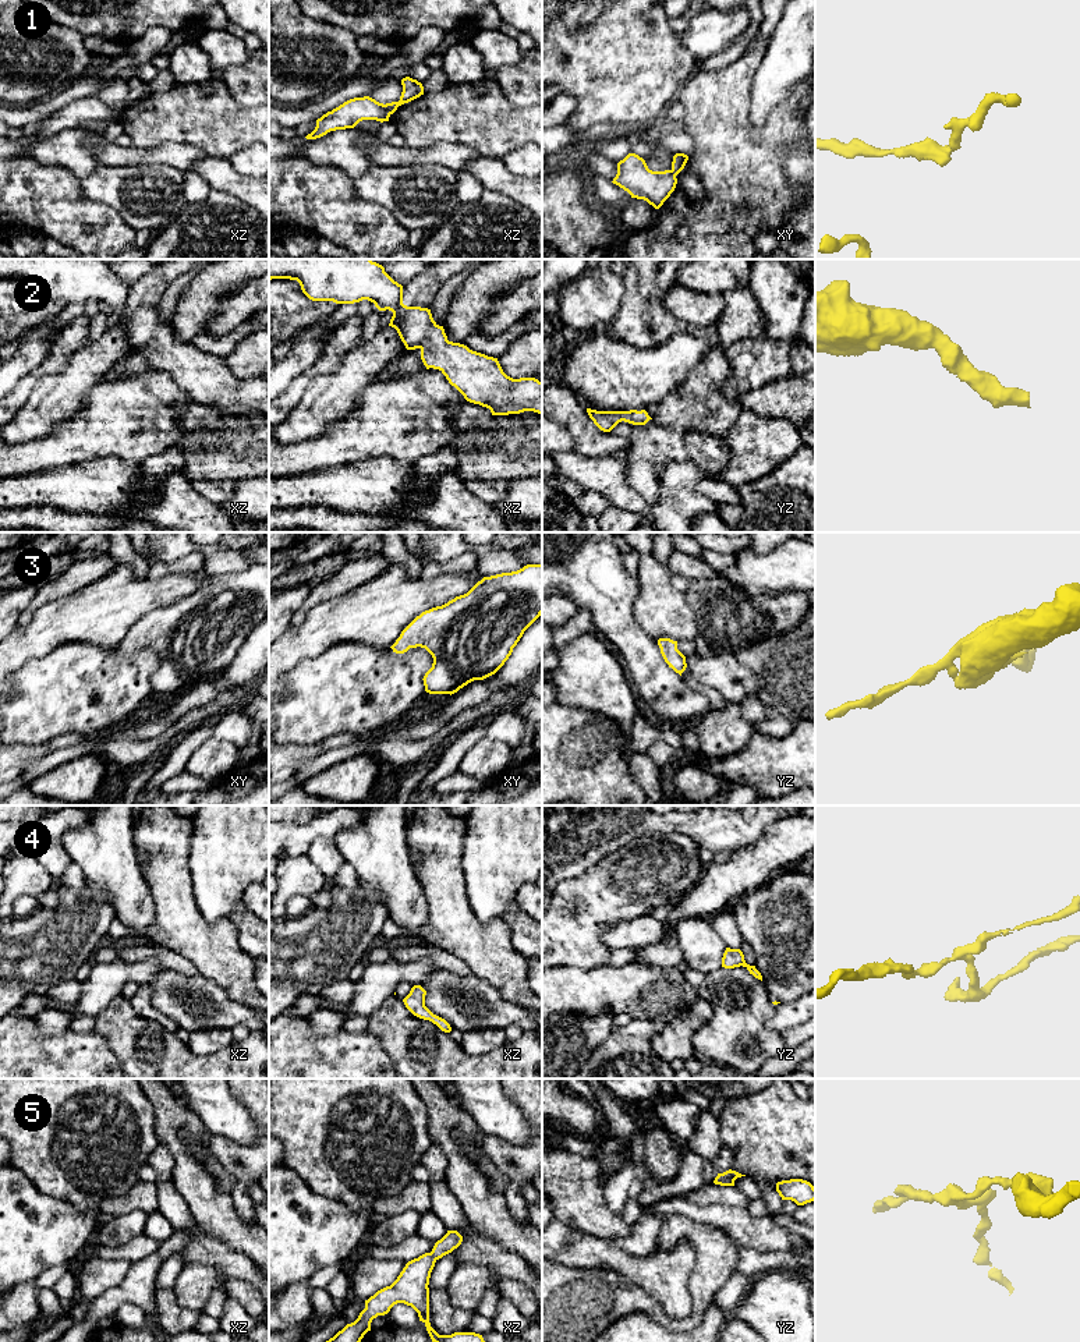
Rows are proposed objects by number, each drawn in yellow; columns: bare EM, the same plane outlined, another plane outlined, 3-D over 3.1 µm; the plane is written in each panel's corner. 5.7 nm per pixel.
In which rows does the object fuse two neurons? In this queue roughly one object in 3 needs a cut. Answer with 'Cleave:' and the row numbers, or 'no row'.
Cleave: no row

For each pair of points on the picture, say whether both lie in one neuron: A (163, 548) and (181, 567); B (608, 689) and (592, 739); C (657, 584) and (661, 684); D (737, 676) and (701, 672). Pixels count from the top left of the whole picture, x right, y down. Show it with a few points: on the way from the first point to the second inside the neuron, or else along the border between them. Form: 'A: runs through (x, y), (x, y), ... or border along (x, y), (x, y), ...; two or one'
A: border along (147, 546), (163, 562), (176, 562), (195, 549); two
B: border along (567, 705), (606, 715), (623, 736); two
C: border along (634, 616), (637, 623), (657, 641); two
D: runs through (729, 676), (723, 672), (710, 672); one

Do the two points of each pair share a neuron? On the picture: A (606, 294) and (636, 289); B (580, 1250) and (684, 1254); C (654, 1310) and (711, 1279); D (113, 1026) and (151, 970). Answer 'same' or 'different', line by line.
A: different
B: same
C: same
D: different

